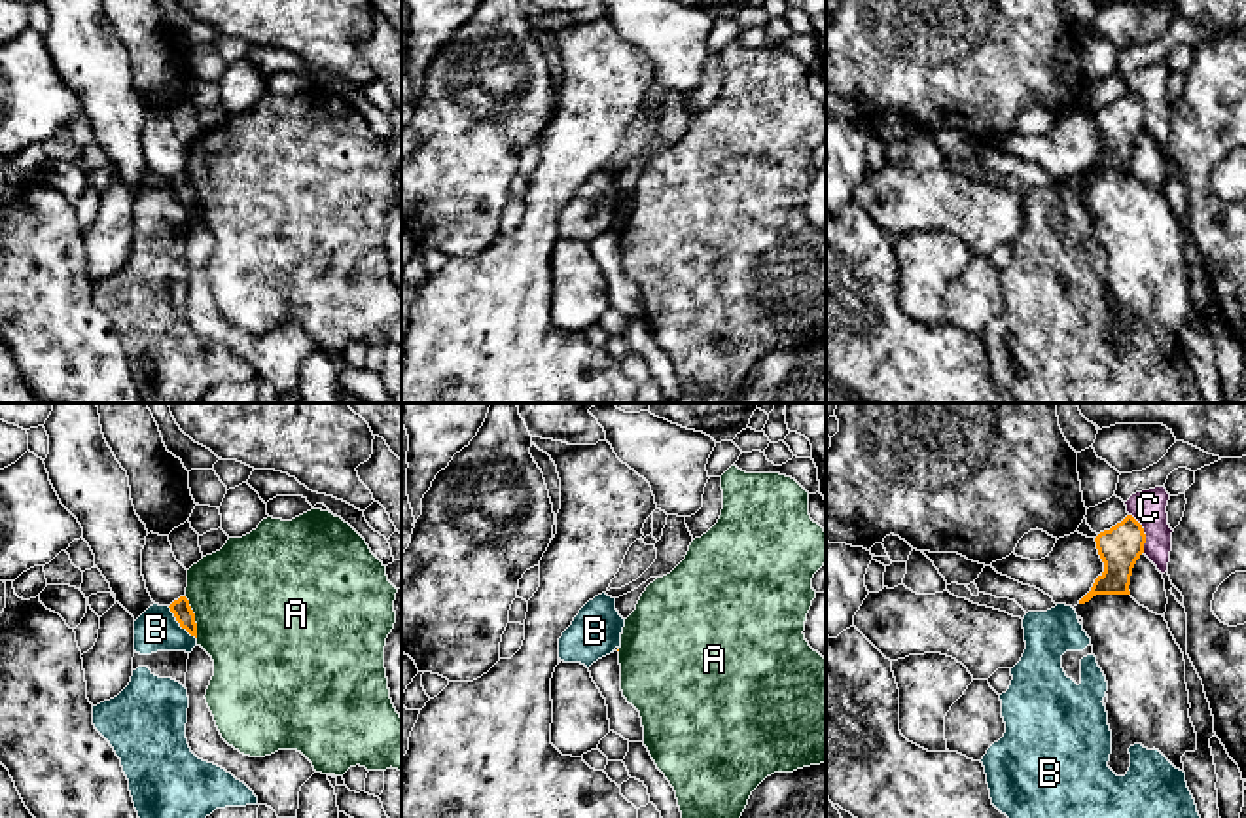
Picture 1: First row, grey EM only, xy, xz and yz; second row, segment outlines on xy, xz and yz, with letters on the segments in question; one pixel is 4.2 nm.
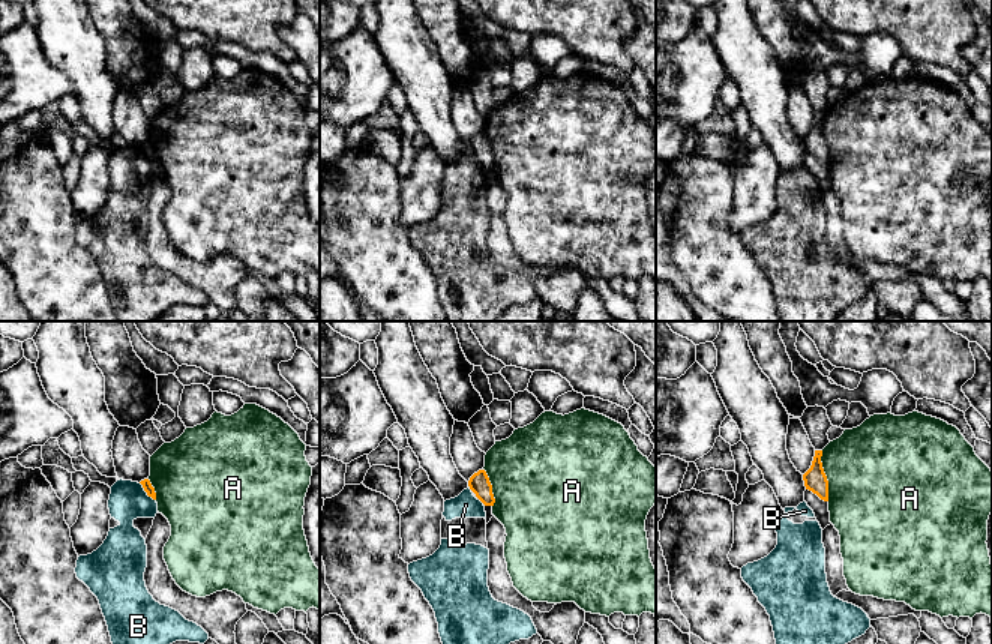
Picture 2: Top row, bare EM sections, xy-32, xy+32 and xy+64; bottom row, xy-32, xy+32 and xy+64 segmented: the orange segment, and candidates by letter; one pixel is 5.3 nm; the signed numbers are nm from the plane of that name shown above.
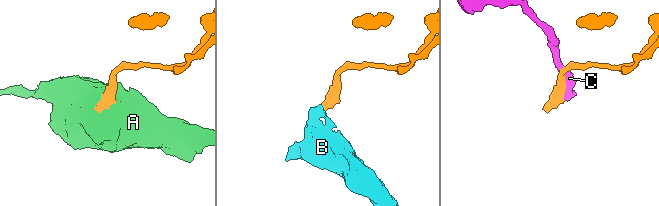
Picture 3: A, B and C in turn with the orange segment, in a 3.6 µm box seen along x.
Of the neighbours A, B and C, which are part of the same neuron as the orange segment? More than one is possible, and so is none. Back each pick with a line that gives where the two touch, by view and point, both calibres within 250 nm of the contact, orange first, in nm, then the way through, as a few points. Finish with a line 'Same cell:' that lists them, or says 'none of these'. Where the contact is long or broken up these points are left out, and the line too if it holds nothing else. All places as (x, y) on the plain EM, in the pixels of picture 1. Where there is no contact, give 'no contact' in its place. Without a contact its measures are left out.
Same cell: none of these

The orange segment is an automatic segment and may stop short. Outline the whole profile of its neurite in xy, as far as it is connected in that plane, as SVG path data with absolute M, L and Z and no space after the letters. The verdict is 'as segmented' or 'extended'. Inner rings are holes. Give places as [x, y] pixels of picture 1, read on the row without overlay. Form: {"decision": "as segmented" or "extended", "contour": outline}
{"decision": "as segmented", "contour": "M180 172L169 184L174 189L176 197L180 199L180 203L197 214L195 189L189 182L189 176L186 172Z"}

